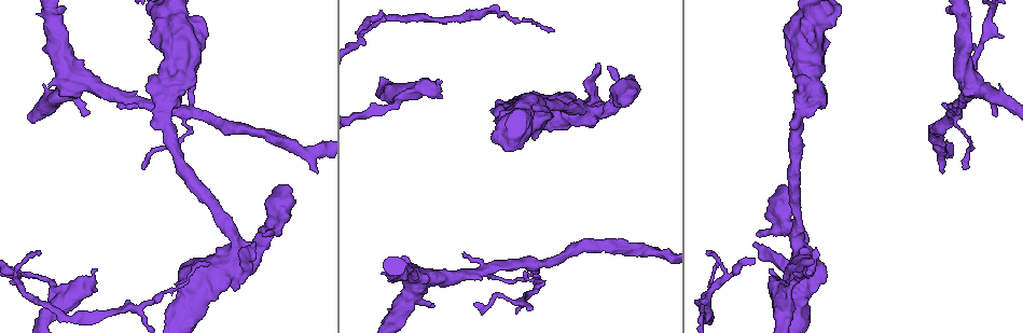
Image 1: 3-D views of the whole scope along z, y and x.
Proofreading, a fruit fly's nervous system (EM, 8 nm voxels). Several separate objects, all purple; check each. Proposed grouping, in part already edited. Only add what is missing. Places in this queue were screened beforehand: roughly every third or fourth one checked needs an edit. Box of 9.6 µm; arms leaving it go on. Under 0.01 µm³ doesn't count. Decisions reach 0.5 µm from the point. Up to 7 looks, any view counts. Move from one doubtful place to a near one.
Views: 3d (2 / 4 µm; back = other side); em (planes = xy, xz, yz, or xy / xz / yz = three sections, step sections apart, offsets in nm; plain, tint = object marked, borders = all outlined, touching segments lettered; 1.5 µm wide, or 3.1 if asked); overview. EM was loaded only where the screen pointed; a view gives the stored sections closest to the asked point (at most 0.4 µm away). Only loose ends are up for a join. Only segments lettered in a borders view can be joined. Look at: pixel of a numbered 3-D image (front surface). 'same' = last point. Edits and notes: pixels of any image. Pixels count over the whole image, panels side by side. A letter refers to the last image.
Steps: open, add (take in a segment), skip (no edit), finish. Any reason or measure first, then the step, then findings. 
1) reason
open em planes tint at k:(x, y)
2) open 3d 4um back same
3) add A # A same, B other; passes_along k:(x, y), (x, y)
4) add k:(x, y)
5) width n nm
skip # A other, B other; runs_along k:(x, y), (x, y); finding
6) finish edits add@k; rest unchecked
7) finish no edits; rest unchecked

tapers out
open 3d 2um at 1:(40, 252)

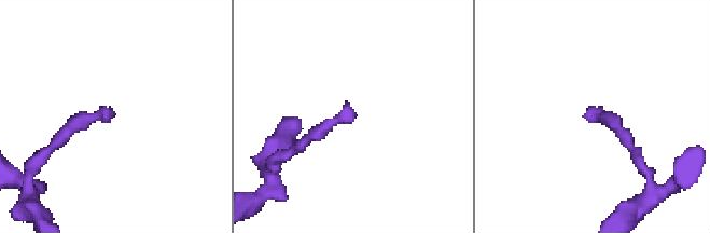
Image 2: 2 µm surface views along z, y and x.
open em planes borders at 2:(107, 122)

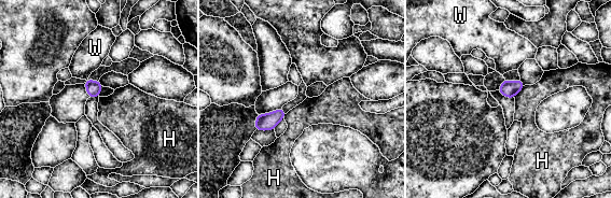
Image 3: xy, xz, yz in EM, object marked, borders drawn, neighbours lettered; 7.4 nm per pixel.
skip # H other, W other; no lettered segment goes on from it

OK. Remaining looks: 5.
thick end
open em xz step 4 borders at 1:(442, 81)

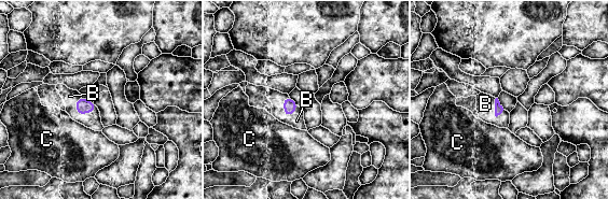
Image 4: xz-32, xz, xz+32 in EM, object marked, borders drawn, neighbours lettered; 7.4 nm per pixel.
add B # B same, C other; passes_along 4:(82, 105), (77, 112), (69, 96); it goes on there

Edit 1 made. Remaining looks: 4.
finish edits add@4; rest unchecked

